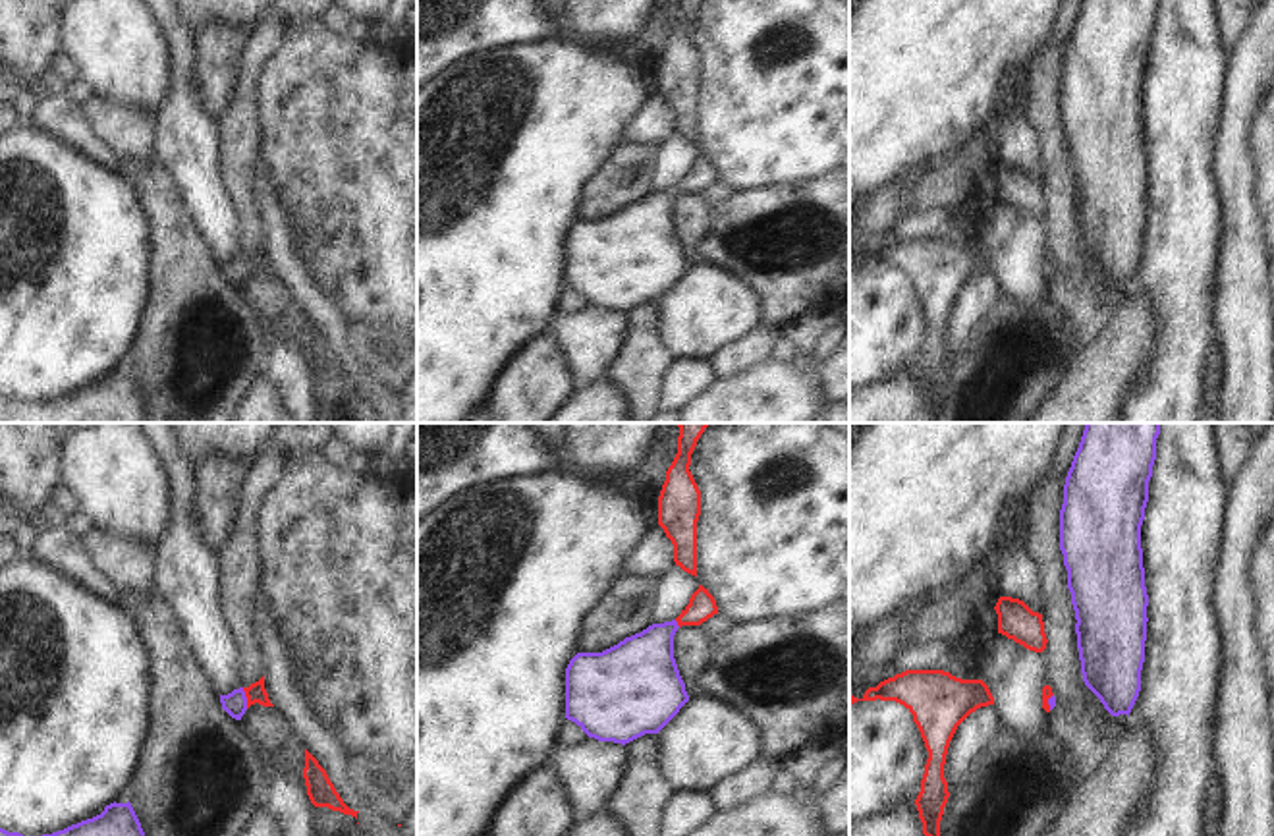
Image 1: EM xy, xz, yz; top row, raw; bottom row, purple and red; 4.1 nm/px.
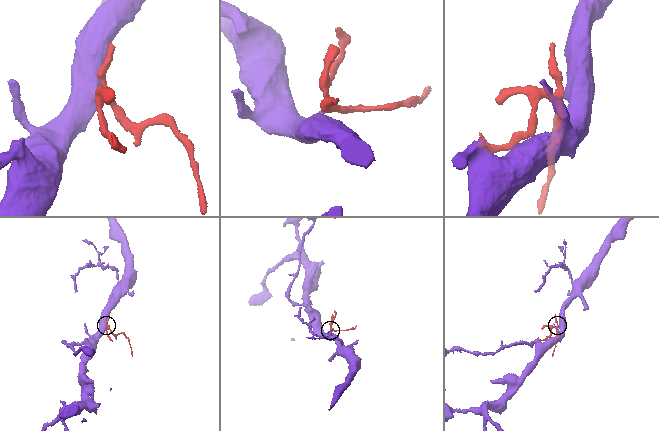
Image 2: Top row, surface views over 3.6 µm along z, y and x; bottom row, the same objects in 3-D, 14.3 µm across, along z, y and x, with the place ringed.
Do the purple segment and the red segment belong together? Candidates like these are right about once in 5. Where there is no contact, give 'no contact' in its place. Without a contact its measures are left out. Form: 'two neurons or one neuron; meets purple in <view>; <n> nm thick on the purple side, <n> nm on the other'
one neuron; meets purple in xy; 100 nm thick on the purple side, 80 nm on the other

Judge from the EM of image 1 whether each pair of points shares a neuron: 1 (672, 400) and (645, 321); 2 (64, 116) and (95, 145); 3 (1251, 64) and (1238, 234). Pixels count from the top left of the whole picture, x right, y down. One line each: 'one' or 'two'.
1: two
2: one
3: one

